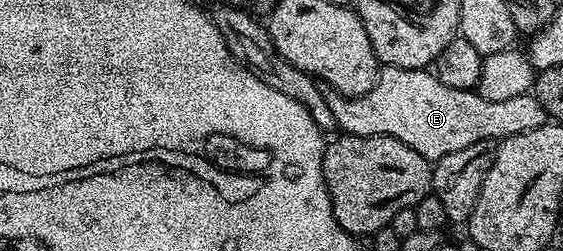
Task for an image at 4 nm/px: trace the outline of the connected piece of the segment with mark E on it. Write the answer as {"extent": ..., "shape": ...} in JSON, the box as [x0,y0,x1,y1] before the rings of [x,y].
{"extent":[326,66,547,160],"shape":[[[387,66],[381,71],[378,82],[363,98],[344,98],[333,92],[326,94],[328,108],[338,121],[338,130],[346,134],[355,134],[371,138],[372,136],[386,136],[395,138],[408,144],[420,156],[437,160],[448,156],[448,152],[460,152],[460,148],[468,148],[468,144],[476,144],[480,140],[494,142],[504,138],[511,138],[520,132],[532,132],[532,128],[547,125],[546,110],[536,100],[533,93],[515,96],[512,100],[498,100],[492,102],[484,100],[474,90],[457,90],[448,88],[448,84],[440,84],[440,80],[429,69],[401,70],[395,66]]]}

